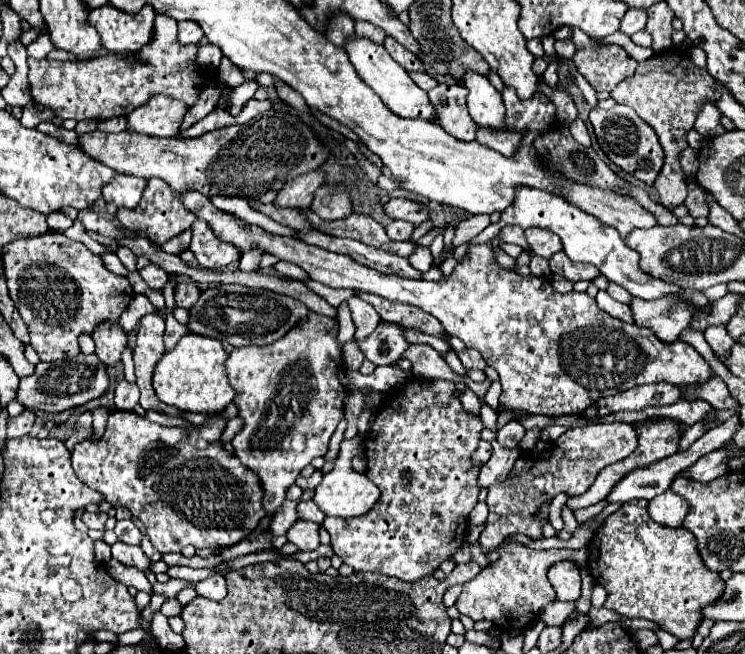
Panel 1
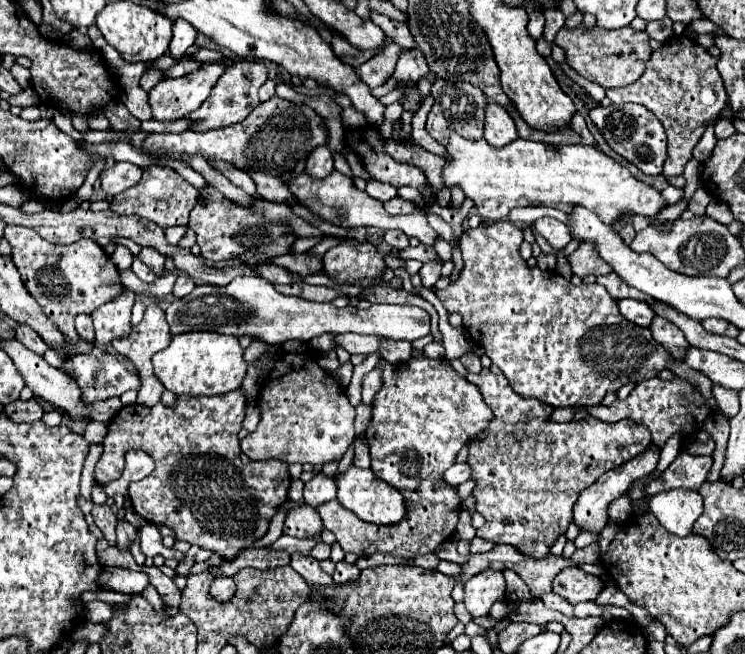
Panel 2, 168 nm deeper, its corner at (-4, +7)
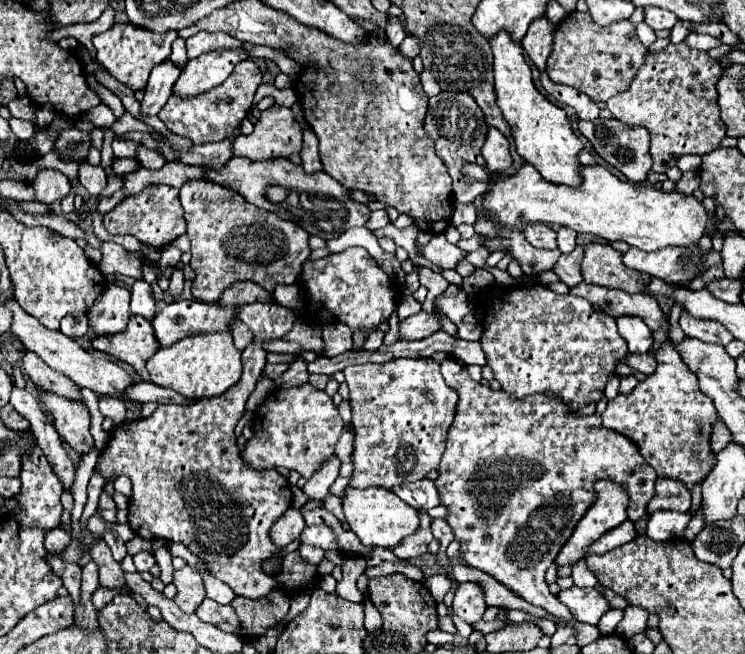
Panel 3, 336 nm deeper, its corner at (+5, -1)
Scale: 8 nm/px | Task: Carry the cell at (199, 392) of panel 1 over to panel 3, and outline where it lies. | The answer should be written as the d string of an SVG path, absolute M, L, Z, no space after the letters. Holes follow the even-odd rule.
M228 331L198 333L180 339L172 347L160 347L156 355L148 361L150 381L160 387L174 389L176 393L192 399L222 395L242 375L242 351L236 349Z

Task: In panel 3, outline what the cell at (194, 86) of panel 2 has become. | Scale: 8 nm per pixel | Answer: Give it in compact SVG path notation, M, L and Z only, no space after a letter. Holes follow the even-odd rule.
M220 49L190 59L174 85L174 95L196 97L198 93L216 87L232 73L236 63L244 59L250 59L250 53L244 49Z

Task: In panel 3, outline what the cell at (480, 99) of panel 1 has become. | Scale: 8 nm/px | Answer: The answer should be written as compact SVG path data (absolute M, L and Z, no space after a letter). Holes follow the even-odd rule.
M490 127L486 145L482 147L482 157L486 159L486 167L490 171L506 171L512 165L512 157L510 157L510 143L508 139L498 133L498 129Z

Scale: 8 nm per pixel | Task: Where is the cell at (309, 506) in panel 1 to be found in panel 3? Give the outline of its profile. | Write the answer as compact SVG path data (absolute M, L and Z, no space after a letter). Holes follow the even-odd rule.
M332 455L332 457L326 459L326 461L322 463L322 467L306 481L304 493L306 493L310 499L324 501L326 495L328 495L330 485L332 485L334 479L338 477L338 471L340 471L340 459L338 459L336 455Z

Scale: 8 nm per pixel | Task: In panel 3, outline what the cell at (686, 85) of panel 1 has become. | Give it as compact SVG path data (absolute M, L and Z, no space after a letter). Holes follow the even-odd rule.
M686 43L668 45L660 51L648 51L644 65L638 69L636 79L632 85L624 91L614 95L606 107L614 115L614 119L636 125L640 123L650 131L652 143L650 143L650 155L652 155L652 171L664 173L668 167L674 167L680 155L692 153L692 155L704 155L712 149L720 147L720 141L726 137L726 125L722 125L720 109L718 109L718 91L716 83L722 77L722 65L708 55L708 51L692 49Z

